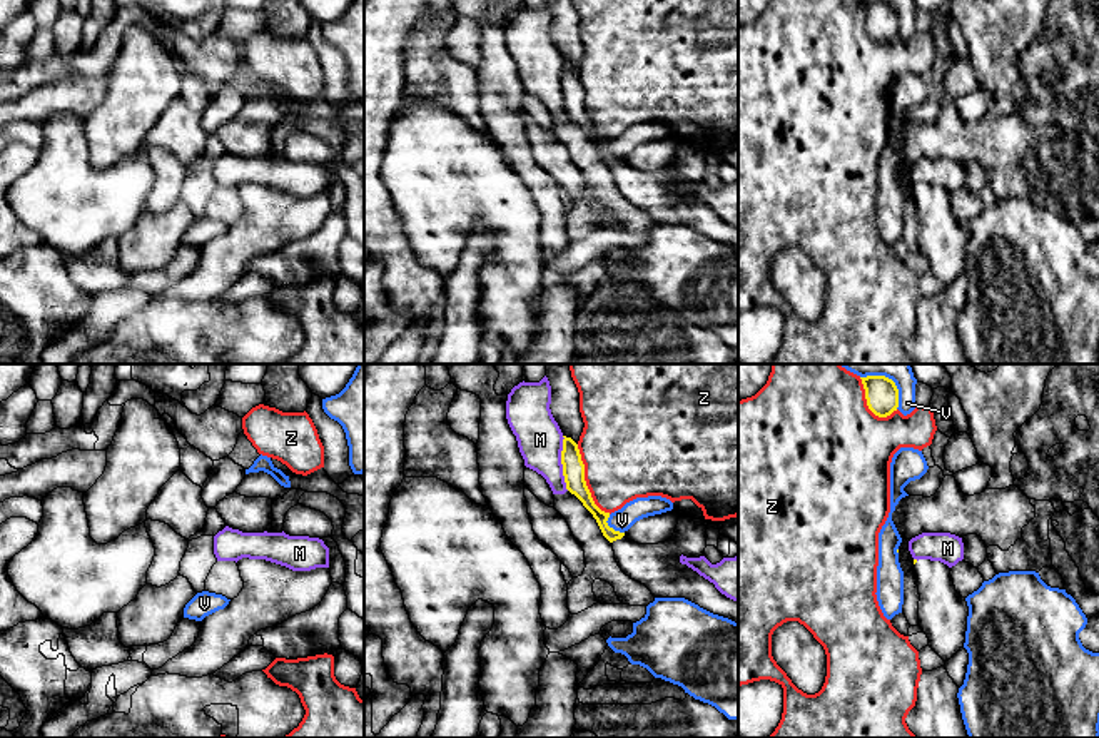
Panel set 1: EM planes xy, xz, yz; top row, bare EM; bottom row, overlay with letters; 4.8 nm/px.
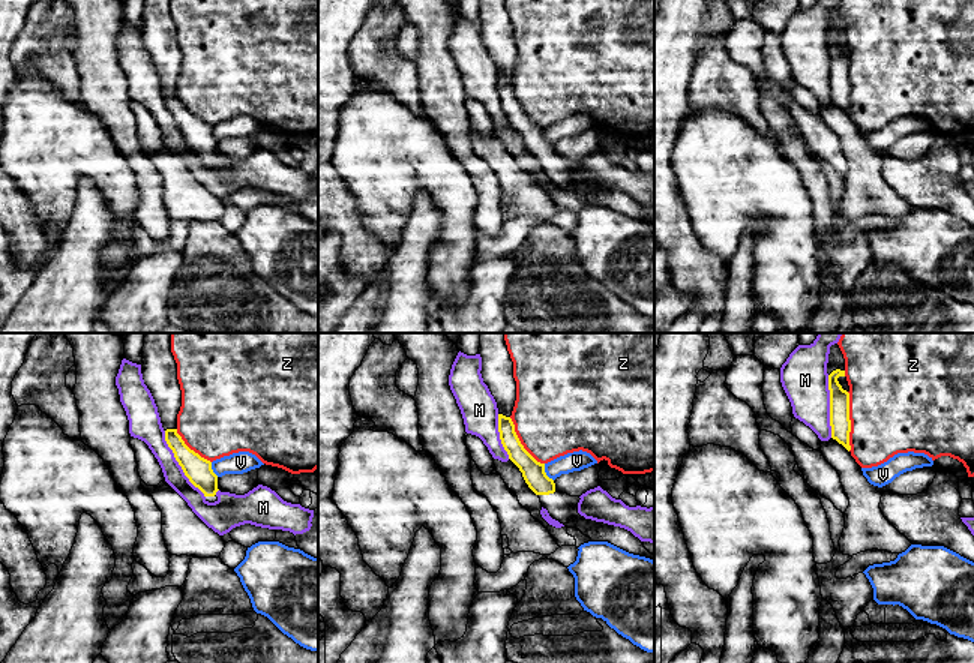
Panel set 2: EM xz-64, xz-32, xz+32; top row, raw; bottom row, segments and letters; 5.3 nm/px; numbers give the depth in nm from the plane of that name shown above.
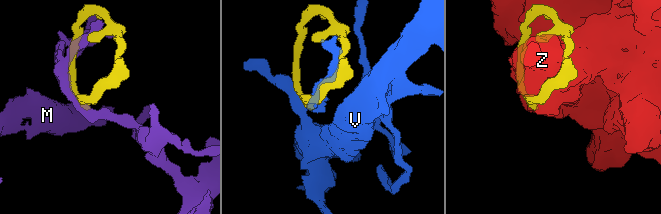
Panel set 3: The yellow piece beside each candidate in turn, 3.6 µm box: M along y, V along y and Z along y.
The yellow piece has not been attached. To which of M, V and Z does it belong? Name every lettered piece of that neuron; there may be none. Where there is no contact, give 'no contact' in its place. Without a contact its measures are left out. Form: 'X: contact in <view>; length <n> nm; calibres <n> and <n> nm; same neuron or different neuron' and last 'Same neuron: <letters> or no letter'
M: contact in xz; length 260 nm; calibres 110 and 220 nm; different neuron
V: contact in xz; length 120 nm; calibres 80 and 110 nm; different neuron
Z: contact in xz; length 380 nm; calibres 110 and 440 nm; different neuron
Same neuron: no letter

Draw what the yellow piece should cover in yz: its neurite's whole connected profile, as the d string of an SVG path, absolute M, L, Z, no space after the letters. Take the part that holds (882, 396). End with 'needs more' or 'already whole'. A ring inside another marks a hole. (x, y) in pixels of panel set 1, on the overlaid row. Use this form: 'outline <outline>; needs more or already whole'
outline M885 376L860 377L869 409L879 416L887 417L899 407L899 389L895 382Z; already whole

